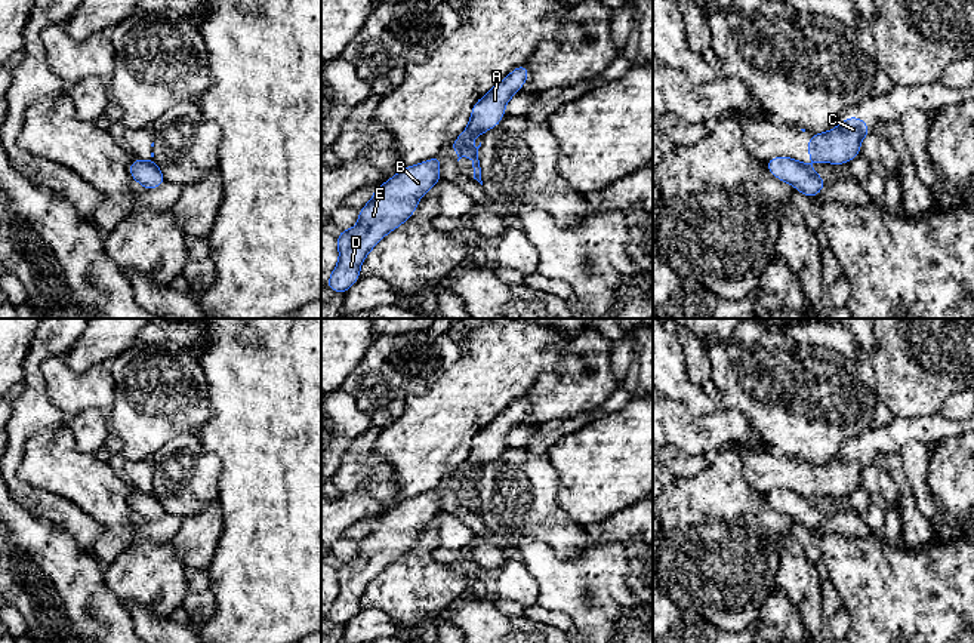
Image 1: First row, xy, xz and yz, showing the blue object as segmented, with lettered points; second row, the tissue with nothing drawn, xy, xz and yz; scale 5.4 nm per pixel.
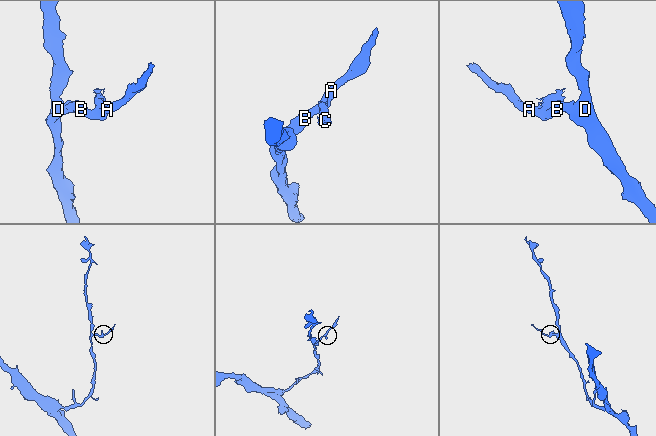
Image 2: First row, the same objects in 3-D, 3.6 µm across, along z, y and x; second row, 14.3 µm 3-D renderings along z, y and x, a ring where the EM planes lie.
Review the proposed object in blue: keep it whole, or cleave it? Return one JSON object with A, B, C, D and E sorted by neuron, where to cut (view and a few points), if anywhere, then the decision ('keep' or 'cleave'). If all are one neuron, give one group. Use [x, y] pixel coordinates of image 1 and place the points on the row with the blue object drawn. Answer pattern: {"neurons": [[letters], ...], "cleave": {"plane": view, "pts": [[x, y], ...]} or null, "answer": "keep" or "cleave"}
{"neurons": [["A", "B", "D", "E"], ["C"]], "cleave": {"plane": "xz", "pts": [[468, 147], [465, 153]]}, "answer": "cleave"}

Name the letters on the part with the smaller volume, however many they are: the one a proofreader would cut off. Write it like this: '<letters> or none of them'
C

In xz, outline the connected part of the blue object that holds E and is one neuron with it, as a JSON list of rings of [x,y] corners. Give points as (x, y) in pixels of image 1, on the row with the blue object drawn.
[[[441,156],[397,172],[376,188],[372,200],[360,209],[358,224],[337,233],[339,262],[327,287],[343,293],[361,277],[360,267],[369,252],[417,209],[420,197],[441,179]]]

